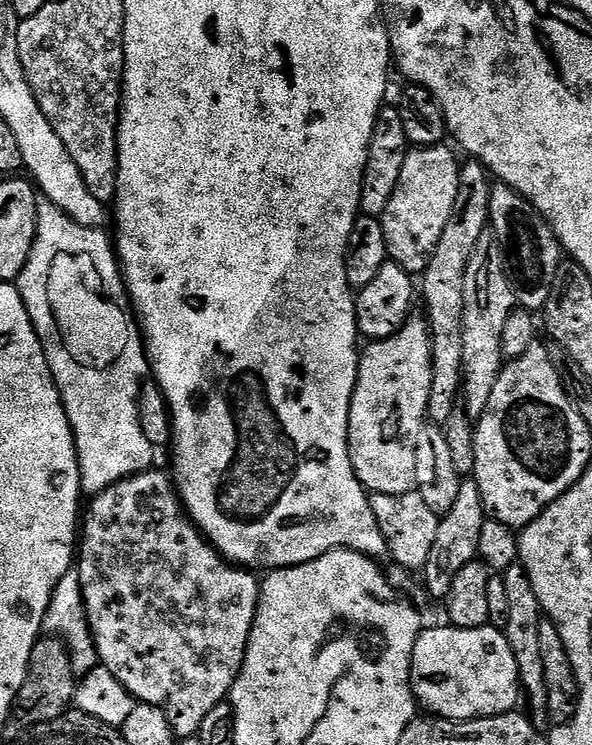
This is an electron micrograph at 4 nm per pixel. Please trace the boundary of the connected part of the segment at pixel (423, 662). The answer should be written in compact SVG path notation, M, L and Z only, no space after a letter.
M447 626L448 628L428 628L425 627L420 633L420 637L416 640L416 645L412 651L412 695L416 697L421 705L424 704L429 708L429 713L435 714L437 717L443 718L449 722L459 722L461 720L479 720L482 716L502 716L505 712L511 712L517 707L516 703L522 700L522 689L520 687L520 675L518 674L518 662L514 658L514 650L510 646L507 635L503 631L500 632L493 626L485 626L482 628L457 628L455 626Z

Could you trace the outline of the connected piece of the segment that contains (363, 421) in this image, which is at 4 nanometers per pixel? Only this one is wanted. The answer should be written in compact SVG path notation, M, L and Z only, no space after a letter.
M410 318L400 330L384 340L373 340L368 344L369 348L363 349L360 357L360 373L356 379L356 389L352 395L352 405L348 415L348 453L352 459L352 469L356 471L356 477L369 493L381 492L387 496L405 496L406 493L413 491L417 487L415 472L415 454L418 446L418 438L422 428L425 427L428 414L428 399L432 389L432 336L429 332L427 319Z

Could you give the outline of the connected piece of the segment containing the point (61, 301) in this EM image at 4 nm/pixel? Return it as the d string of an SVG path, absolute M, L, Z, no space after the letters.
M72 276L72 280L76 280L76 284L68 284L68 288L60 288L56 280L52 280L52 284L43 284L48 287L47 296L52 296L52 308L56 308L56 320L60 320L60 332L64 332L64 340L43 337L44 354L46 367L60 389L68 421L72 423L72 434L76 437L83 491L95 494L153 467L152 444L140 425L140 408L136 405L140 400L140 383L150 372L150 361L141 329L131 328L127 314L120 309L119 302L126 302L128 298L127 284L122 276Z

